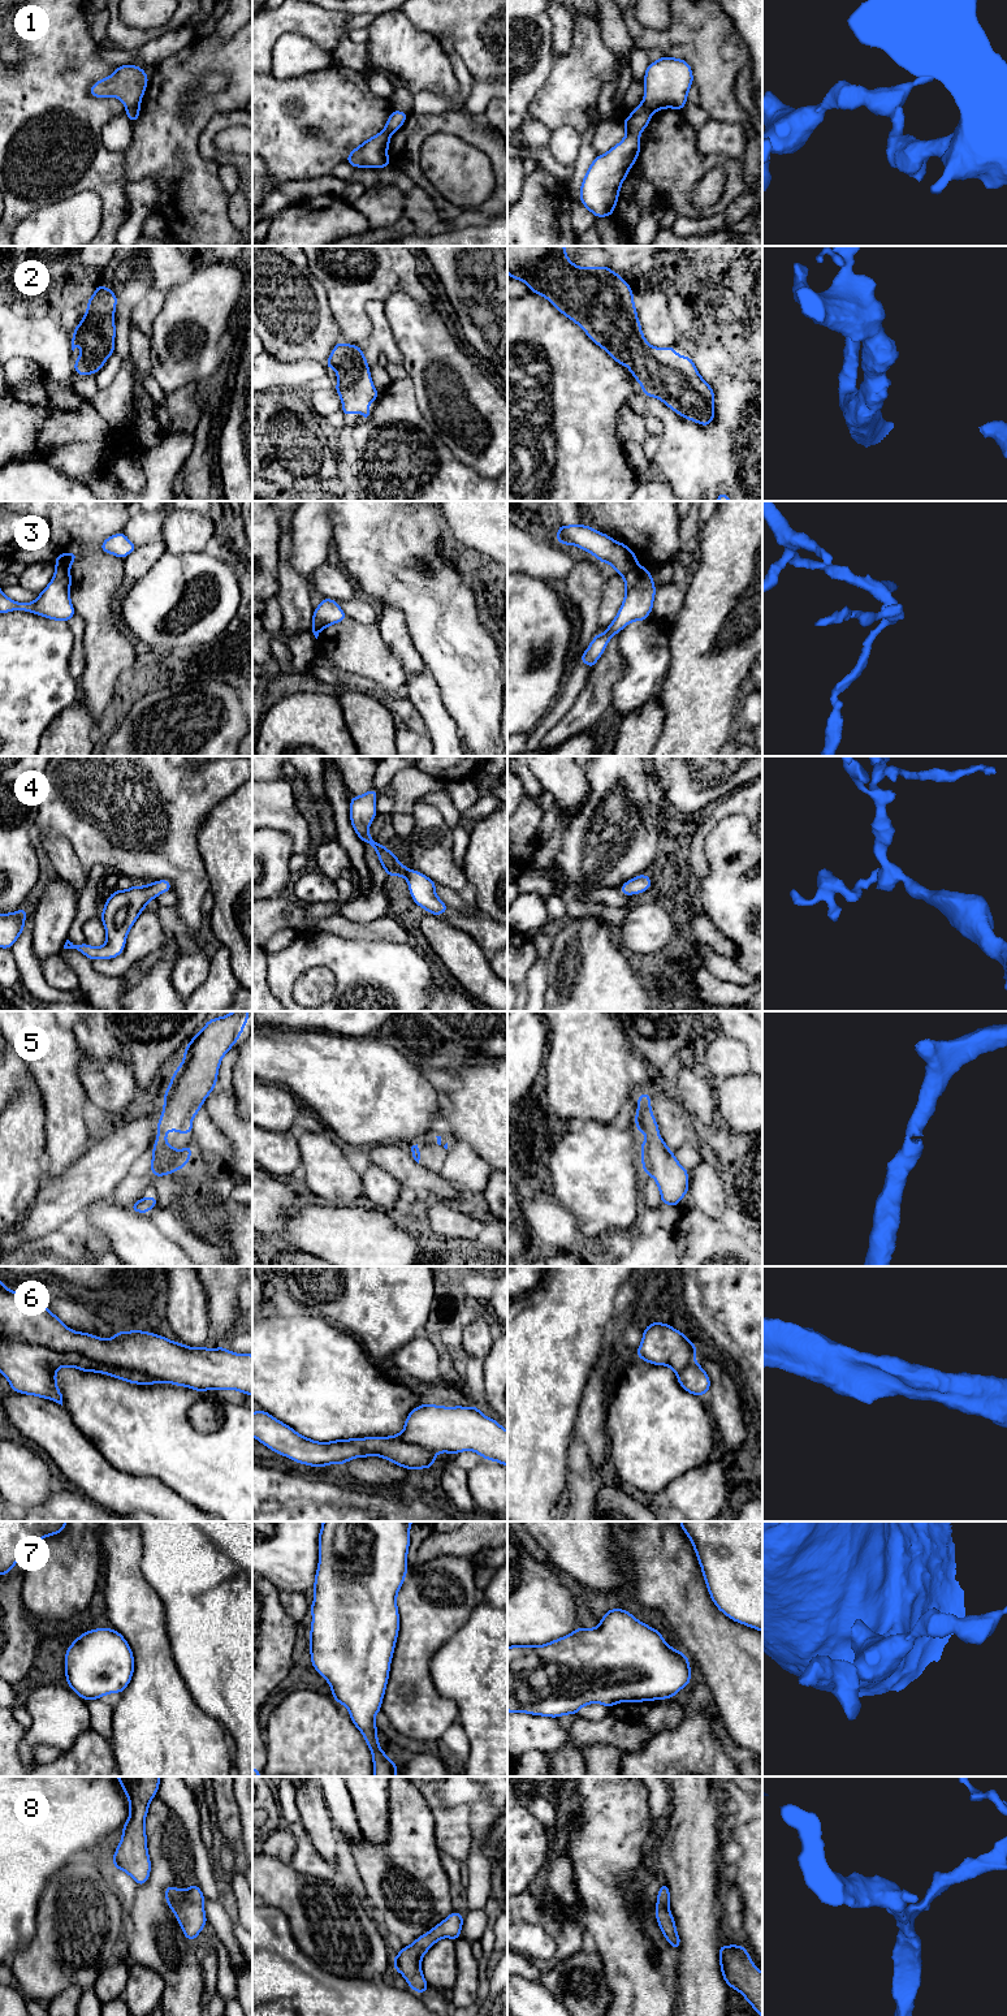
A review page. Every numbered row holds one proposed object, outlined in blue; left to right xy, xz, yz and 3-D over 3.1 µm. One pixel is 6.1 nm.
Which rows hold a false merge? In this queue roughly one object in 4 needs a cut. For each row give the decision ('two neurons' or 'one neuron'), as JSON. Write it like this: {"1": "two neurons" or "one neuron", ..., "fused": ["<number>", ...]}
{"1": "two neurons", "2": "one neuron", "3": "two neurons", "4": "one neuron", "5": "one neuron", "6": "one neuron", "7": "one neuron", "8": "one neuron", "fused": ["1", "3"]}

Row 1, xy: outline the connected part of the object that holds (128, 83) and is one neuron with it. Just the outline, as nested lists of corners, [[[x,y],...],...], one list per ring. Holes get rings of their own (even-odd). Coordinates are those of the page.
[[[131,64],[117,66],[112,75],[95,82],[90,89],[92,98],[114,96],[121,100],[129,111],[138,104],[147,89],[147,73]]]

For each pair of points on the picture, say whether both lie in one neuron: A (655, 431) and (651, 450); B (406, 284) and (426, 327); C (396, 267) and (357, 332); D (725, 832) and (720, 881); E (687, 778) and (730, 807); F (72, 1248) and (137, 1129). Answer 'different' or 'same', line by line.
A: same
B: different
C: same
D: same
E: different
F: different

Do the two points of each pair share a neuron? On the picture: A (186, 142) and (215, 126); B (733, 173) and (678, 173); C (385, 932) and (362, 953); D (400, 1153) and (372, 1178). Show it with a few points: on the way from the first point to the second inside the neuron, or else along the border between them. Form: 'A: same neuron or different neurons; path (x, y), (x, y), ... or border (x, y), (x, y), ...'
A: different neurons; border (221, 112), (198, 139), (203, 159)
B: same neuron; path (720, 163), (691, 165)
C: different neurons; border (345, 937), (405, 944)
D: different neurons; border (359, 1162), (370, 1162), (383, 1168), (400, 1185)

